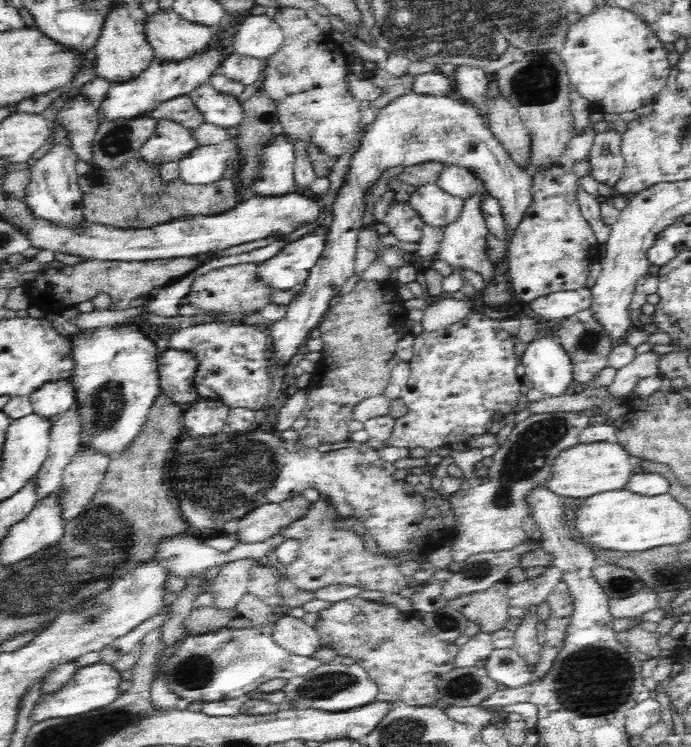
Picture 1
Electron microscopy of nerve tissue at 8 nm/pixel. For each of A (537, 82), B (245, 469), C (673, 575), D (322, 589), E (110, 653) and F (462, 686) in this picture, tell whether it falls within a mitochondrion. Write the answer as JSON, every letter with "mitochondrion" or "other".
{"A":"mitochondrion","B":"mitochondrion","C":"mitochondrion","D":"other","E":"other","F":"mitochondrion"}

